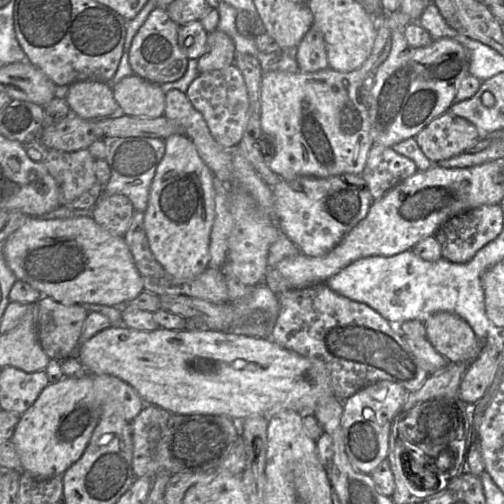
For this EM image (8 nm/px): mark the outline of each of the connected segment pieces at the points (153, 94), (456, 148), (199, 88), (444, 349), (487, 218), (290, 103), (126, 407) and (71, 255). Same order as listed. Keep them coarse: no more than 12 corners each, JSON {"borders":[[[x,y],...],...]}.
{"borders":[[[138,75],[112,87],[123,115],[159,118],[166,94]],[[451,112],[415,137],[433,162],[458,156],[483,134]],[[234,64],[199,74],[186,96],[224,149],[239,145],[249,99]],[[458,315],[425,321],[426,338],[448,362],[470,363],[479,338]],[[500,204],[444,222],[434,234],[445,260],[468,262],[503,228]],[[410,17],[377,19],[357,70],[263,73],[268,166],[284,180],[362,174],[360,88]],[[115,376],[48,384],[10,439],[21,471],[62,476],[103,411],[145,405]],[[28,217],[3,243],[64,305],[143,290],[124,237],[91,217]]]}

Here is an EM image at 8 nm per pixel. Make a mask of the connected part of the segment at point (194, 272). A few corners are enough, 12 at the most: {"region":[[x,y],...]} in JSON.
{"region":[[164,140],[144,214],[177,278],[208,268],[214,175],[193,142]]}

